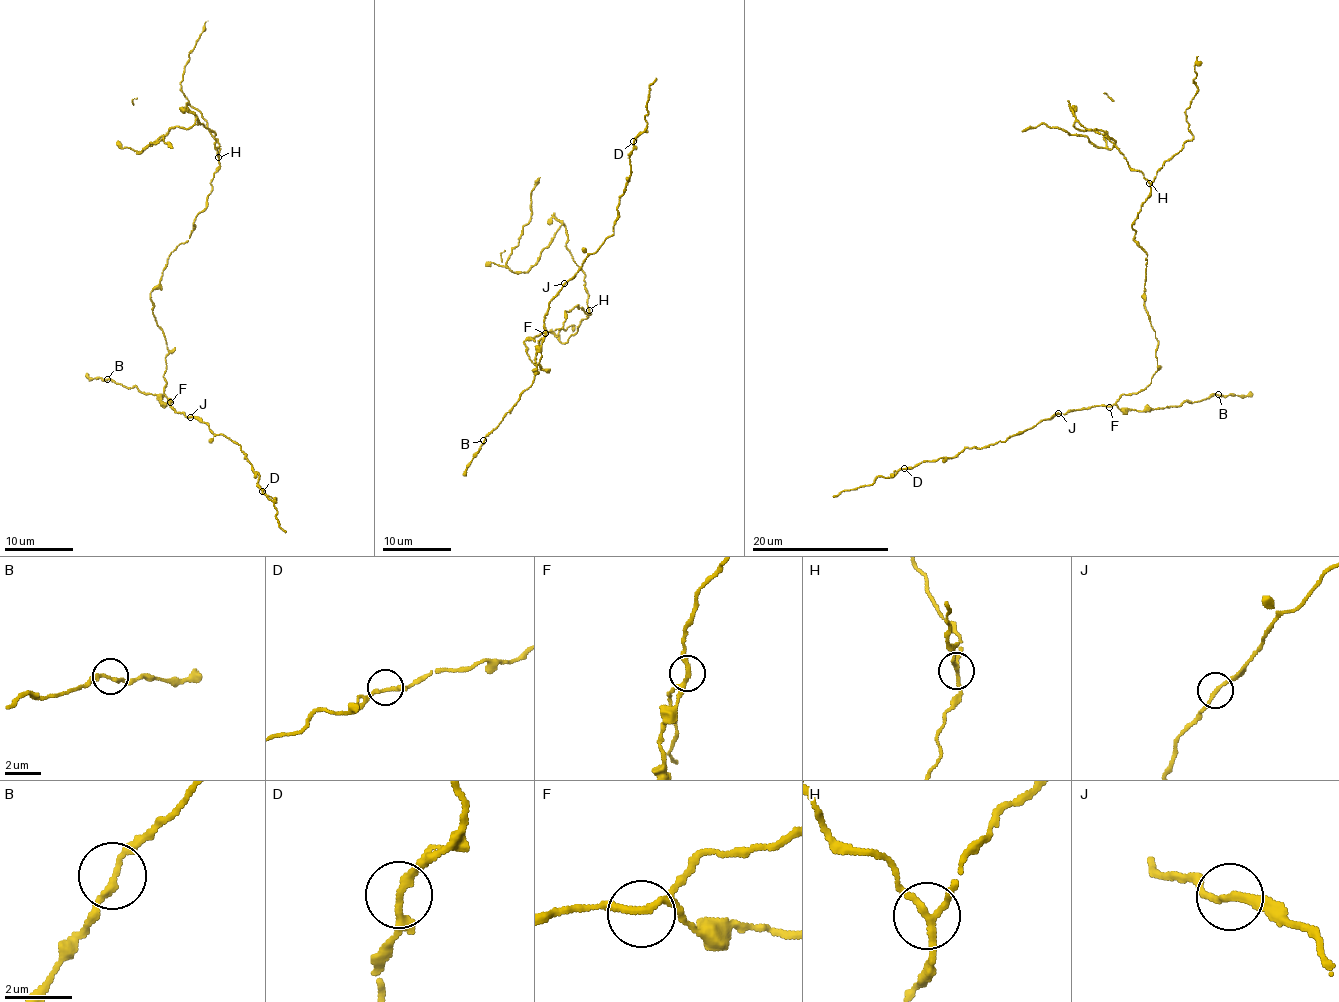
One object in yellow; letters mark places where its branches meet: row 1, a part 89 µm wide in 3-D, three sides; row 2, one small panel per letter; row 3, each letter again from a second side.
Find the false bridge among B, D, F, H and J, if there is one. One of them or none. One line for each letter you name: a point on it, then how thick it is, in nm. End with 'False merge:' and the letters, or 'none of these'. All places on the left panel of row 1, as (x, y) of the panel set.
H: Place: (218, 157). Thickness 190 nm
False merge: H

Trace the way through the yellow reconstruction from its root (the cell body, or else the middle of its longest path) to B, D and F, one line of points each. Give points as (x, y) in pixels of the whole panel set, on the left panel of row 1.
B: (153, 291), (152, 316), (168, 351), (163, 375), (167, 403), (160, 402), (157, 395), (107, 379)
D: (153, 291), (152, 316), (168, 351), (163, 391), (173, 409), (241, 445), (262, 491)
F: (153, 291), (152, 316), (164, 336), (168, 351), (163, 391), (170, 402)

